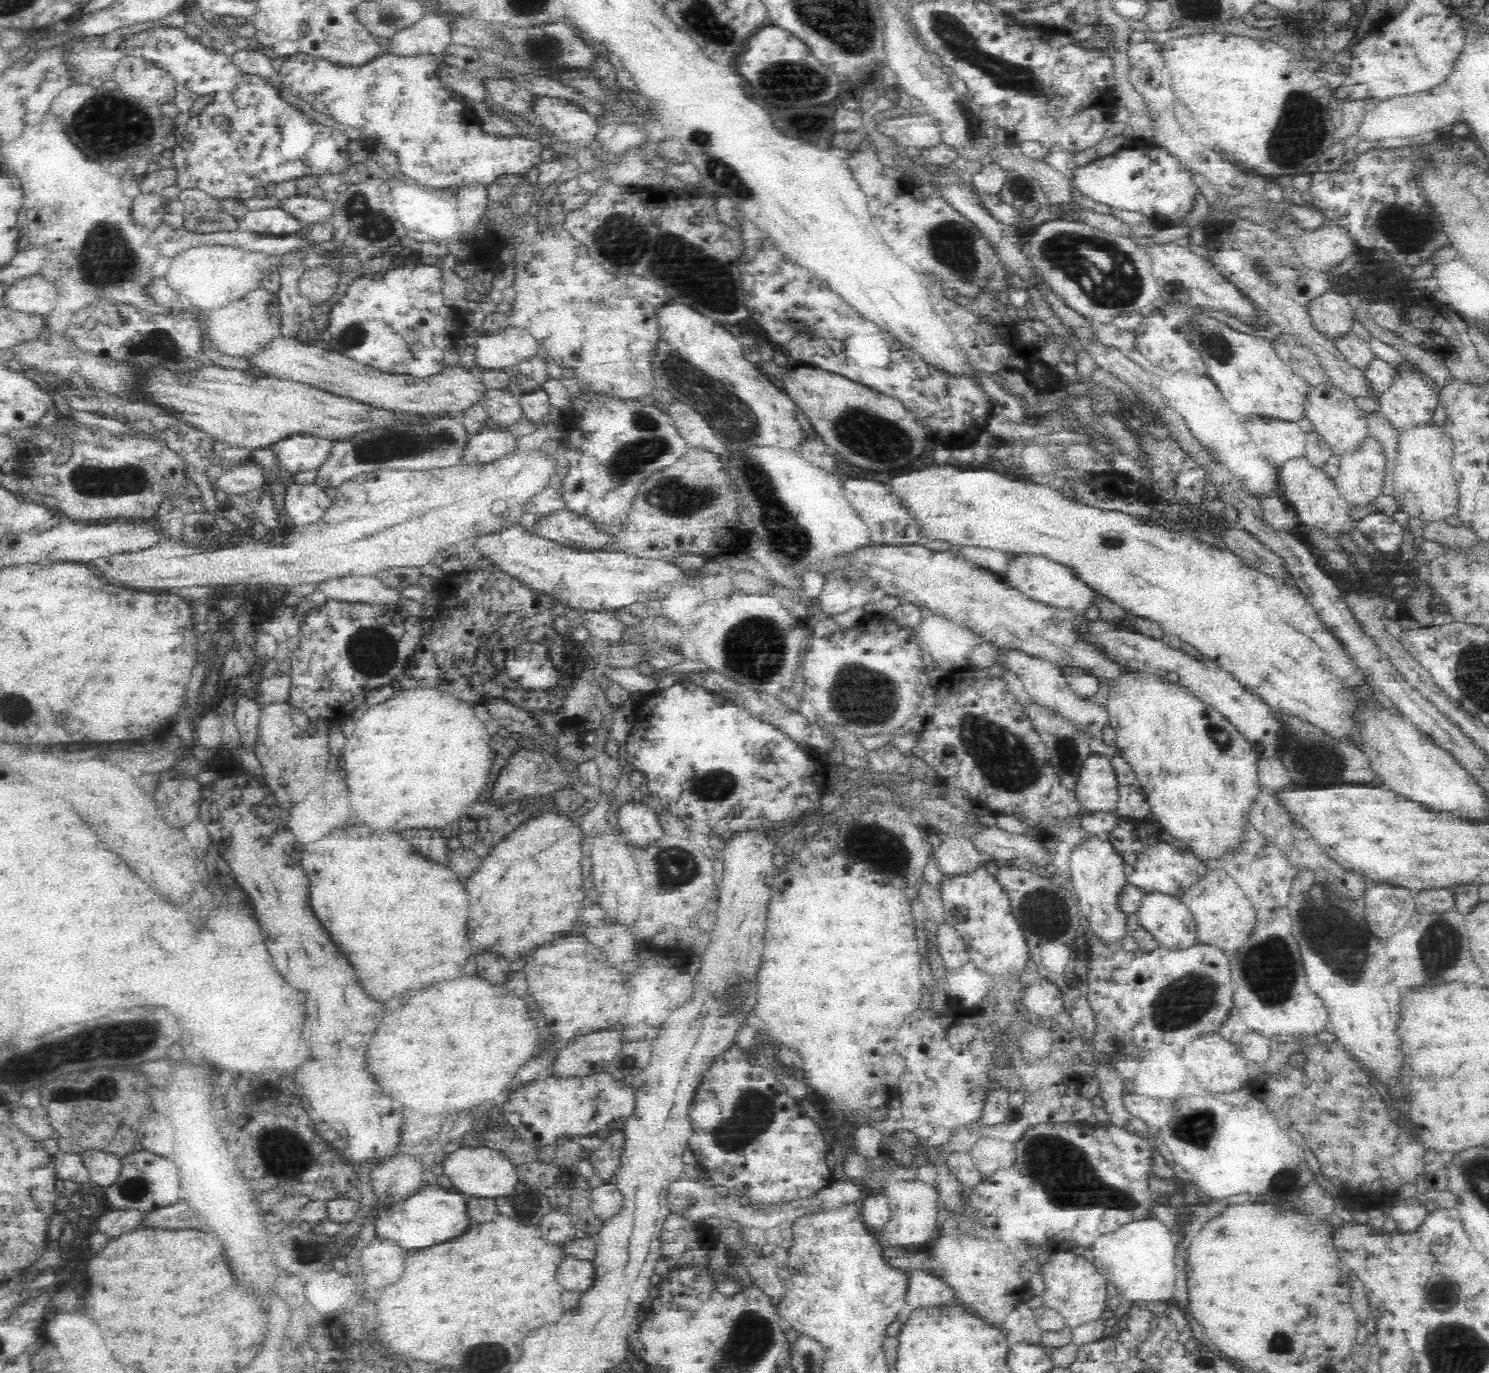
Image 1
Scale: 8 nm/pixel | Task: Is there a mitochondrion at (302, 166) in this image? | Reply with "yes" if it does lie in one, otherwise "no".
no

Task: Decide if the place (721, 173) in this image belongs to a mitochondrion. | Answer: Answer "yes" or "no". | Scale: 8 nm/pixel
yes

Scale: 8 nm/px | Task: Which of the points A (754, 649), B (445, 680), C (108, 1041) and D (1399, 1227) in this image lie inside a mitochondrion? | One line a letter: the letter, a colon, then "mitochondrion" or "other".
A: mitochondrion
B: other
C: mitochondrion
D: other

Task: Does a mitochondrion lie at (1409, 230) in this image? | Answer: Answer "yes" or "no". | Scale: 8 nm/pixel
yes

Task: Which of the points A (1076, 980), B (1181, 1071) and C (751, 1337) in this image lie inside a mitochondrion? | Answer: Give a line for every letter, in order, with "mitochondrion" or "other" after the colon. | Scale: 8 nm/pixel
A: other
B: other
C: mitochondrion

